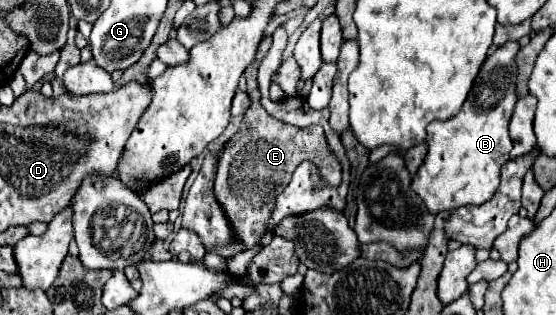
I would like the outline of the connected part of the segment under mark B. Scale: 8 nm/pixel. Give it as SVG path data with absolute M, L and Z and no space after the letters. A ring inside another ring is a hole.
M508 41L498 47L484 61L460 113L448 121L432 121L428 125L428 155L418 173L412 177L412 189L424 199L428 211L440 213L462 205L480 205L496 193L500 169L512 151L508 119L518 101L516 51L520 51L516 41Z

